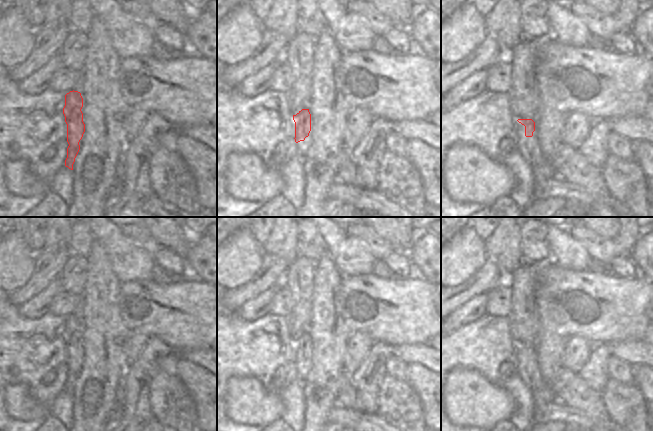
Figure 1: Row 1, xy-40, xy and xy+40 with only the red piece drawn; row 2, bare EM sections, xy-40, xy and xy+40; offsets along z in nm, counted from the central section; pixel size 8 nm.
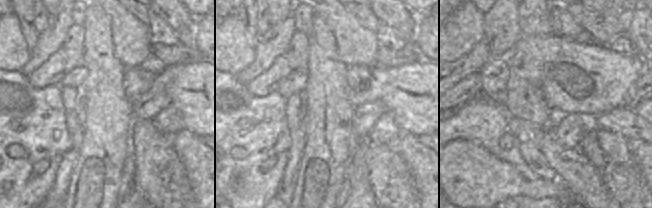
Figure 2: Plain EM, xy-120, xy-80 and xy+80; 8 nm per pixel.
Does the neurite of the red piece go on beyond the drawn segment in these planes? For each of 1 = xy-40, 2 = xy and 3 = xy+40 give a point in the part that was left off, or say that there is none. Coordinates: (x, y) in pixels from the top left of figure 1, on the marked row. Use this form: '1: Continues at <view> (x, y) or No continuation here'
1: No continuation here
2: No continuation here
3: No continuation here

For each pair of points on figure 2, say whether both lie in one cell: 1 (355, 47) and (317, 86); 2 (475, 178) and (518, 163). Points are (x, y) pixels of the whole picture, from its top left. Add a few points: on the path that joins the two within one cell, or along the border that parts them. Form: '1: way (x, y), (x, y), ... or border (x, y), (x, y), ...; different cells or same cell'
1: border (334, 38), (336, 53), (347, 66); different cells
2: border (492, 154), (509, 162), (526, 178), (531, 180); different cells

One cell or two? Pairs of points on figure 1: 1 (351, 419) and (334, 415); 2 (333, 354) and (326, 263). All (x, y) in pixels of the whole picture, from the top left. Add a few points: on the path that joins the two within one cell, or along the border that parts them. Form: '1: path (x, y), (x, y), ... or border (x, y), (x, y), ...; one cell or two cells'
1: path (347, 417), (338, 415); one cell
2: path (327, 331), (326, 286); one cell

